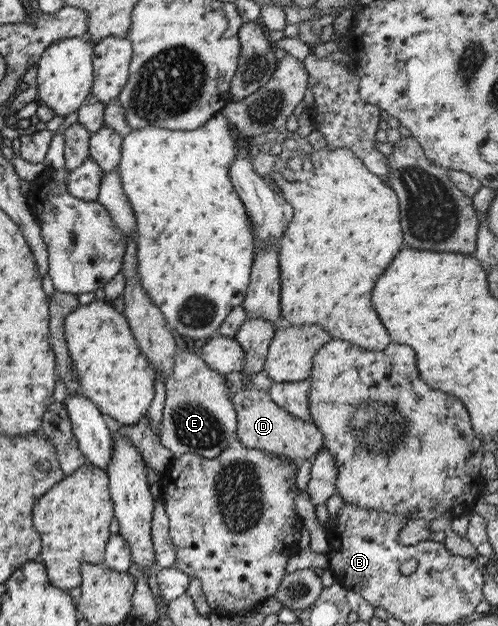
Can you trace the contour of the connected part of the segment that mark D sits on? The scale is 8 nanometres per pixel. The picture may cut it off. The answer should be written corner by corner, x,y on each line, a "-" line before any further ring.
255,387
236,391
230,399
236,418
236,439
243,447
262,452
263,456
286,458
295,463
312,461
322,448
323,435
311,423
293,418
279,410
269,399
267,391

